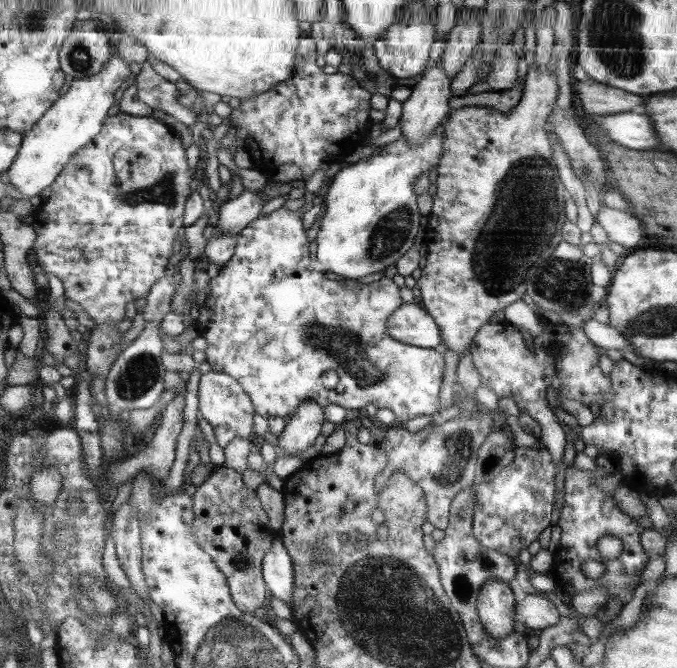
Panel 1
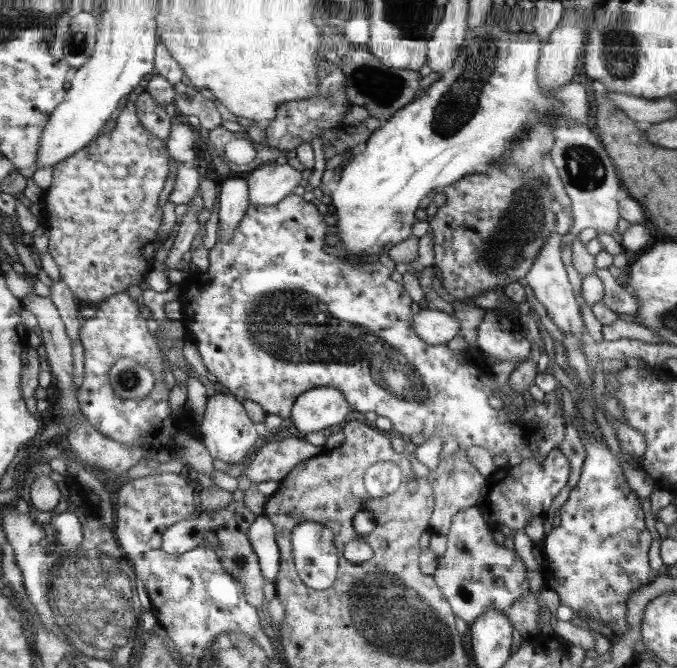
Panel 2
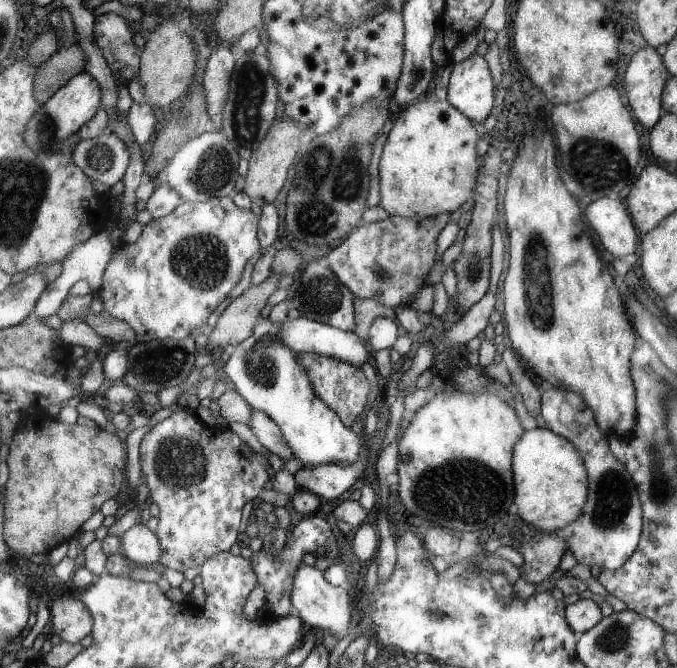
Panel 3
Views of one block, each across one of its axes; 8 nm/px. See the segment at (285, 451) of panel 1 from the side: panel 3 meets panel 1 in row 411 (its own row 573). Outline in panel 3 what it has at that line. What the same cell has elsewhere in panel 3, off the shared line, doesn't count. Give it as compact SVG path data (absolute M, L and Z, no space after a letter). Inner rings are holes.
M301 564L292 577L291 590L292 606L297 610L298 617L309 629L319 630L322 634L329 634L335 638L343 638L352 629L351 612L349 612L349 598L347 591L325 581L323 572L315 566Z

